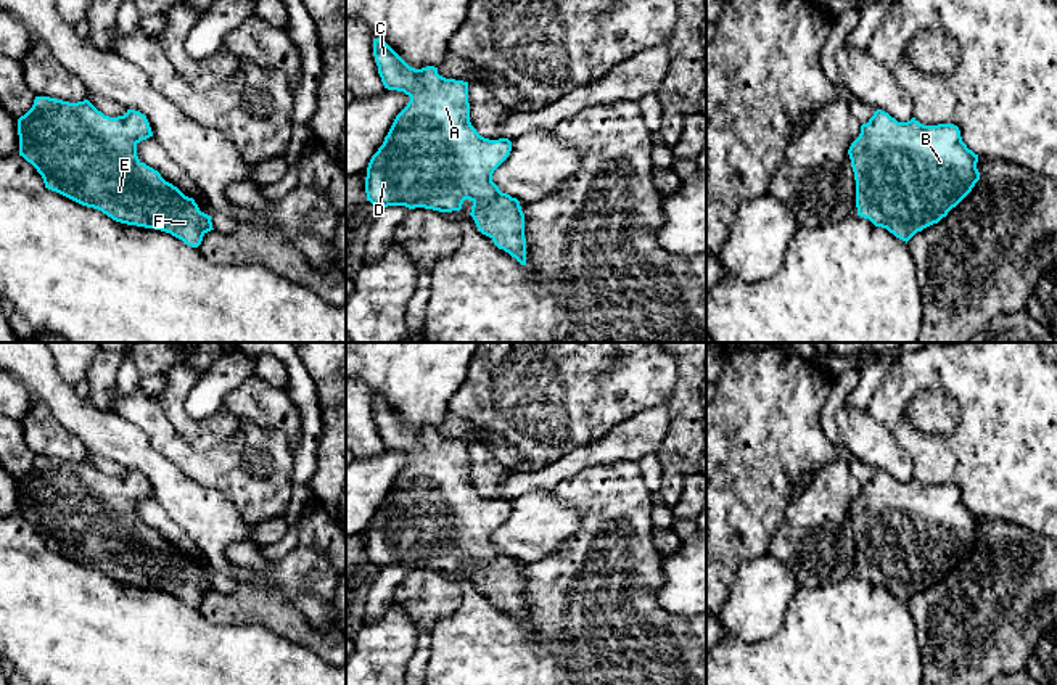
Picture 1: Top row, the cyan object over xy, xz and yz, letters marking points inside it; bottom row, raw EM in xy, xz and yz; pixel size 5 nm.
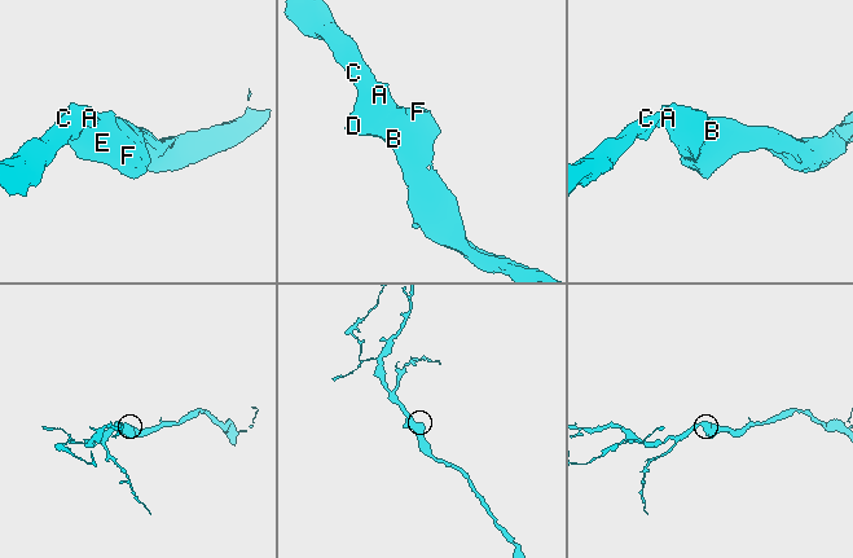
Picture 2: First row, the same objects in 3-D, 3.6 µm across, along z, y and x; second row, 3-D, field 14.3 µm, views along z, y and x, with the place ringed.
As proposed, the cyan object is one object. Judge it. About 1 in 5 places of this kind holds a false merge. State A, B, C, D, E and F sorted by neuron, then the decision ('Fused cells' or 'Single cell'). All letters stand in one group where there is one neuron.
Groups: A B C D E F. Single cell

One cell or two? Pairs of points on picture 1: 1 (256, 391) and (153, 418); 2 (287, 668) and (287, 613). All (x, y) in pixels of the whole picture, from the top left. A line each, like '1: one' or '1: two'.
1: two
2: two

